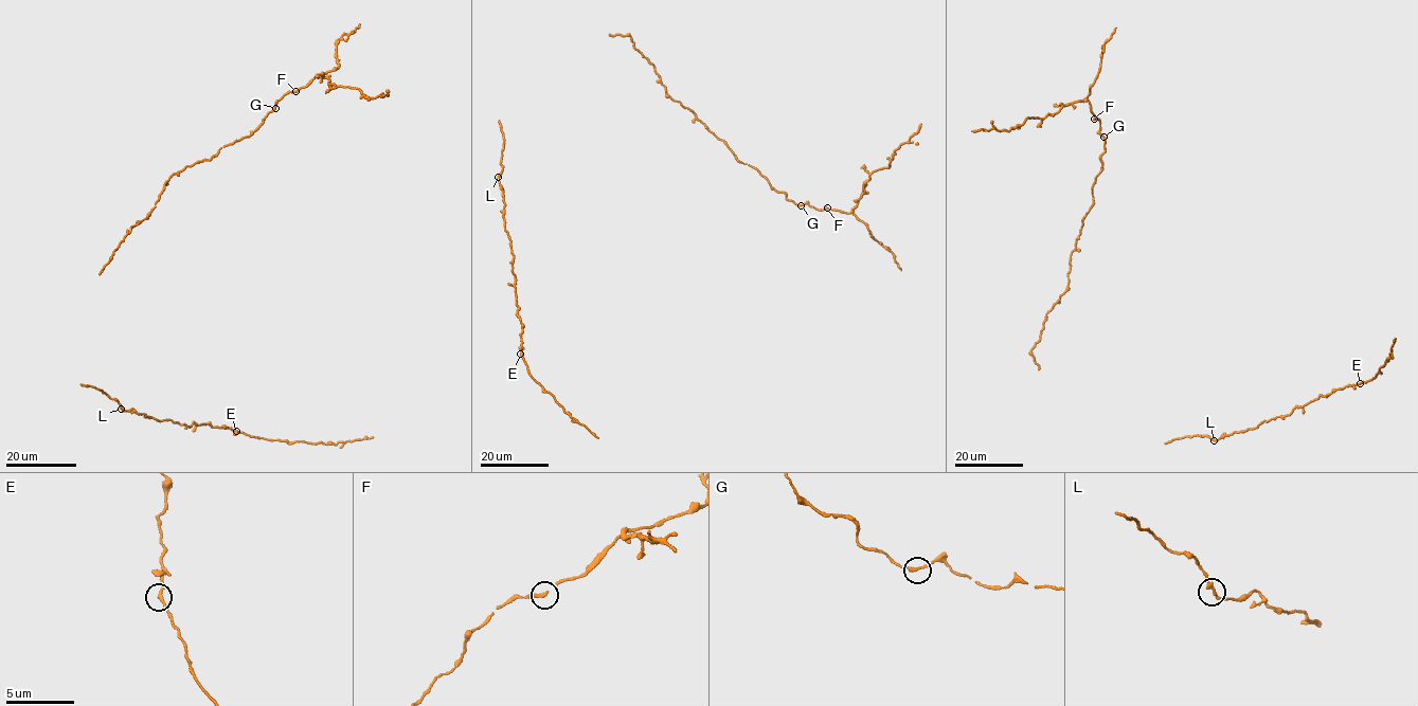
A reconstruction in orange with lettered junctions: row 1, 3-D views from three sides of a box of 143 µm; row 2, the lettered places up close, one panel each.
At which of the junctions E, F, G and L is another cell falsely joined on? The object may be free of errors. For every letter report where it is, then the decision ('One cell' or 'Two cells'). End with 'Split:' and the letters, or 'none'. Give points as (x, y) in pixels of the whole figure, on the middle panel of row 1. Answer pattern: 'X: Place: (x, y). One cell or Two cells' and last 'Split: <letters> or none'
E: Place: (520, 354). One cell
F: Place: (827, 207). One cell
G: Place: (801, 205). One cell
L: Place: (498, 177). One cell
Split: none

